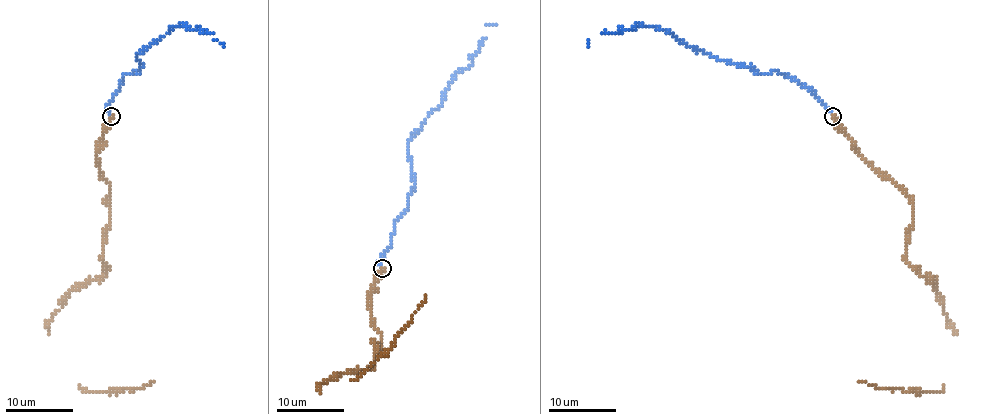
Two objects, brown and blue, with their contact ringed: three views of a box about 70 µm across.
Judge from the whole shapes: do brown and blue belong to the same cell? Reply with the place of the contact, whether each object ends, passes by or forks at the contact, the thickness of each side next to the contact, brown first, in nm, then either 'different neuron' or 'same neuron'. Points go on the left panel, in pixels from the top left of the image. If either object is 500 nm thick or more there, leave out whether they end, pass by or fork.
at (111, 116); brown ends there; blue ends there; 320 nm thick on the brown side, 180 nm on the other; different neuron

